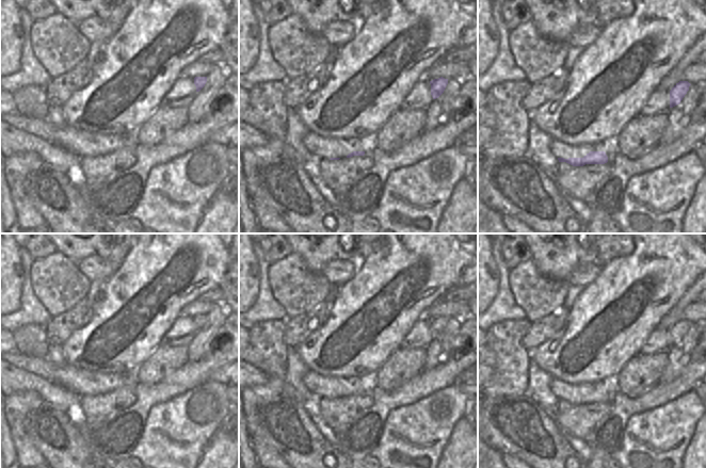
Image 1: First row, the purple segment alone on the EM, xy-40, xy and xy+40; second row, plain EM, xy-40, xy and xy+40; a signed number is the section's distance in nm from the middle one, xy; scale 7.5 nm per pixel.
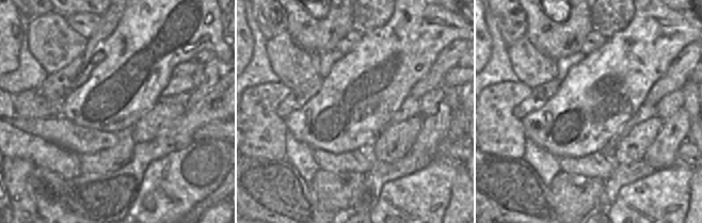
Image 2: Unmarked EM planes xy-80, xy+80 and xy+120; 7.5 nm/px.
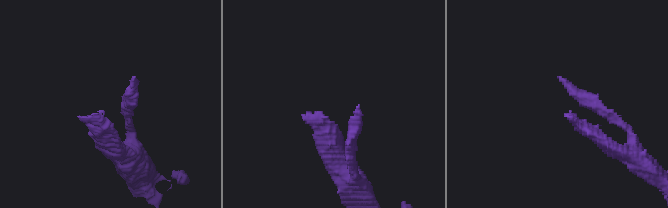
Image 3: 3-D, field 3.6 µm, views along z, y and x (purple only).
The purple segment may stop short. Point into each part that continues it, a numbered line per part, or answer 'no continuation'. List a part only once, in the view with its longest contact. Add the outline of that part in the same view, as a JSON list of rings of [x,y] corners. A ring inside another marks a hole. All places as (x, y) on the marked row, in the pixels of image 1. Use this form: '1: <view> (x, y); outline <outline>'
1: xy+40 (610, 146); outline [[[611,136],[605,141],[590,145],[568,145],[552,139],[550,142],[550,150],[557,159],[583,158],[590,151],[605,151],[608,157],[608,163],[612,165],[614,155],[619,151],[619,142],[616,136]]]

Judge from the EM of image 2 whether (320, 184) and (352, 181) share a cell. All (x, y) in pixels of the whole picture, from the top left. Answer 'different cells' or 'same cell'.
same cell

